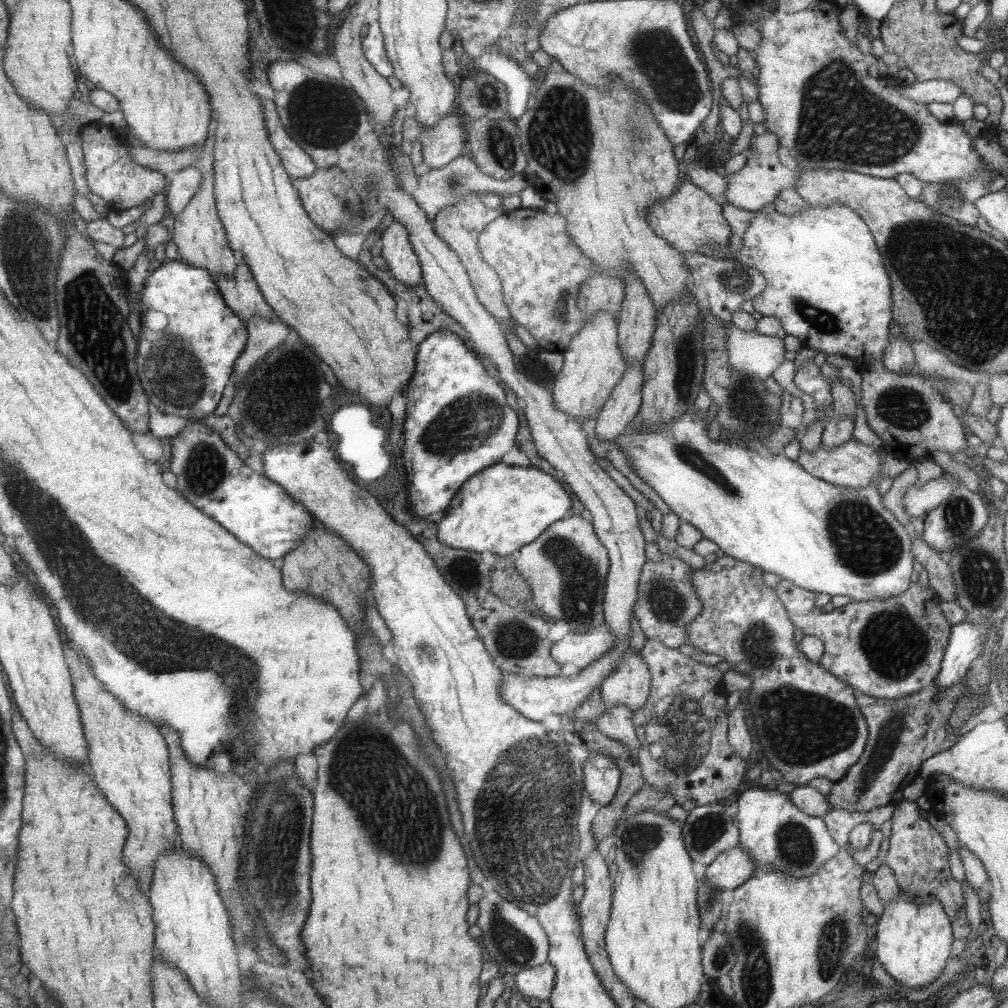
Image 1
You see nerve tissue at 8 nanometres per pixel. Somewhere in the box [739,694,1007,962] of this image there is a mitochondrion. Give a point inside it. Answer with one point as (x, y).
(894, 725)

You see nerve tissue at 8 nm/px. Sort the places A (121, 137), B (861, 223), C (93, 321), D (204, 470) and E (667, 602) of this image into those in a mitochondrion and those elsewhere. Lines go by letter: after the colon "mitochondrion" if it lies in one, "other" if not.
A: other
B: other
C: mitochondrion
D: mitochondrion
E: mitochondrion

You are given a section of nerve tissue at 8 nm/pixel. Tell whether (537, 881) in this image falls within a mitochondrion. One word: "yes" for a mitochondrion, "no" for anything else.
yes

